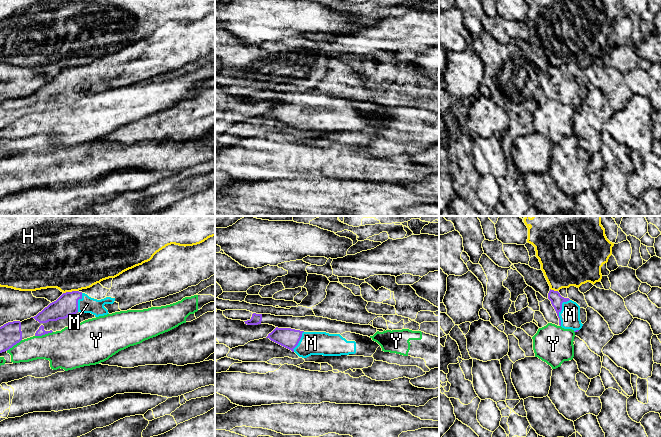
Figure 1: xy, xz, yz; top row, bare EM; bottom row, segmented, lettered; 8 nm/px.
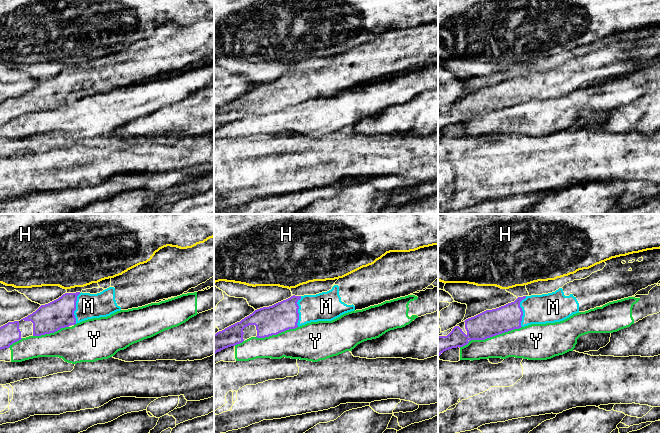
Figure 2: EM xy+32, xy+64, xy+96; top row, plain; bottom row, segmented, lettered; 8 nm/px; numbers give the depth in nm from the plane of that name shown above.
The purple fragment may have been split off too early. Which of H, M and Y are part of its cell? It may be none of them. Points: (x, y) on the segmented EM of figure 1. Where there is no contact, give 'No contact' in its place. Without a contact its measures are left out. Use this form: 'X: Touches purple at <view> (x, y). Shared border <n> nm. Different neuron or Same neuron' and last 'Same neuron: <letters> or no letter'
H: Touches purple at xy (70, 292). Shared border 130 nm. Different neuron
M: Touches purple at yz (560, 311). Shared border 220 nm. Same neuron
Y: Touches purple at xy (43, 334). Shared border 150 nm. Different neuron
Same neuron: M

